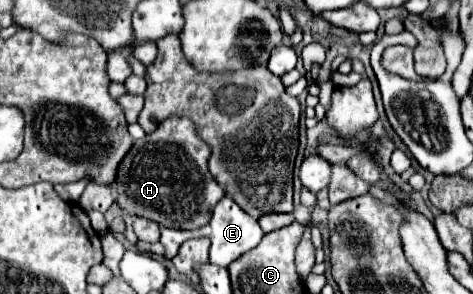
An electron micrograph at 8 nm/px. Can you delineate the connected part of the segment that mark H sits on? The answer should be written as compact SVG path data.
M168 118L152 134L136 140L122 160L116 178L118 204L128 214L144 216L166 228L200 228L210 222L212 208L224 190L208 170L208 144L196 134L188 118Z

